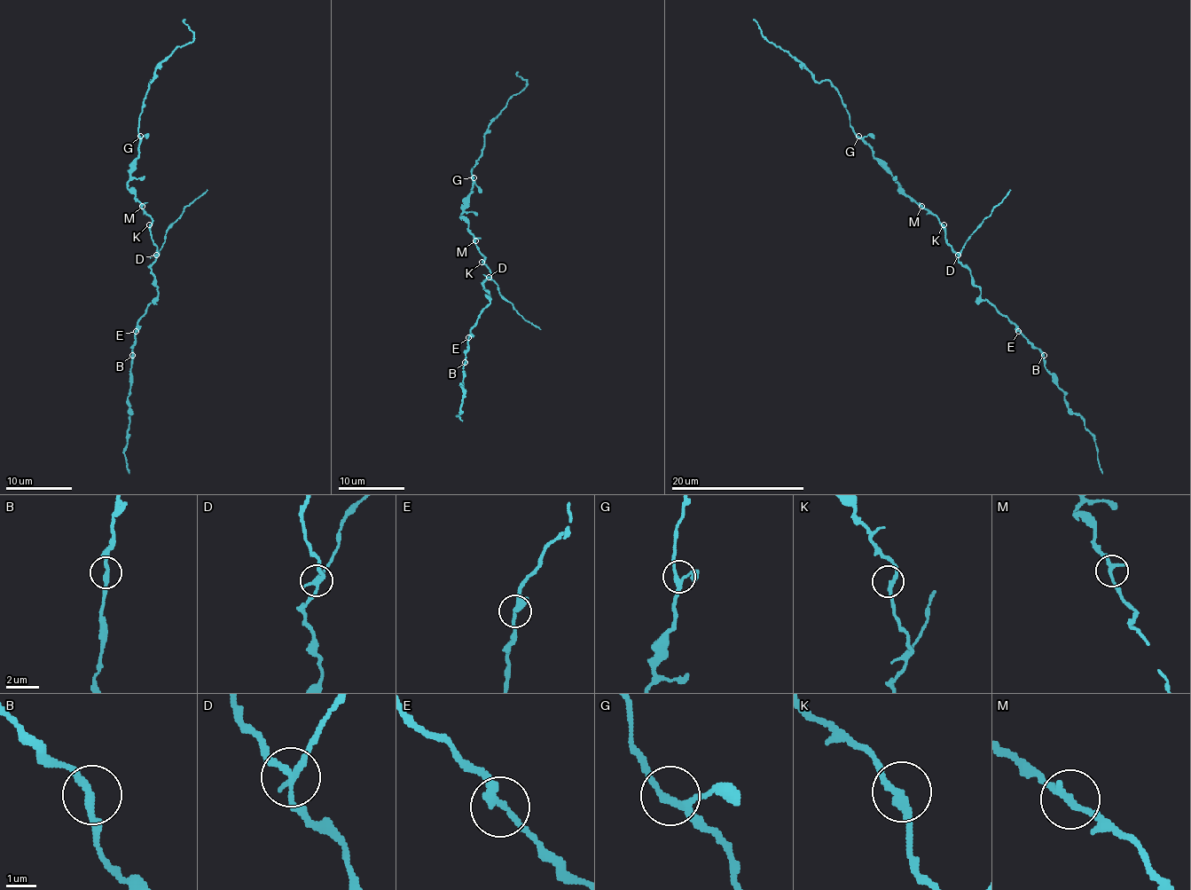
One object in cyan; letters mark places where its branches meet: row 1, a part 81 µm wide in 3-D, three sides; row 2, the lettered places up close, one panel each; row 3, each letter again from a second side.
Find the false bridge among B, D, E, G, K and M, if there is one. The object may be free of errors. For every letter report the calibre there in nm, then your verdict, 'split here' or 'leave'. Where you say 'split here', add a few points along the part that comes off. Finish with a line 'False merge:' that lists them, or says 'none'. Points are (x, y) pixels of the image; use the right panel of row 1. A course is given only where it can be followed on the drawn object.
B: 240 nm thick; leave
D: 200 nm thick; split here; foreign part runs (959, 255), (974, 232), (1010, 190)
E: 280 nm thick; leave
G: 200 nm thick; leave
K: 240 nm thick; leave
M: 240 nm thick; leave
False merge: D

